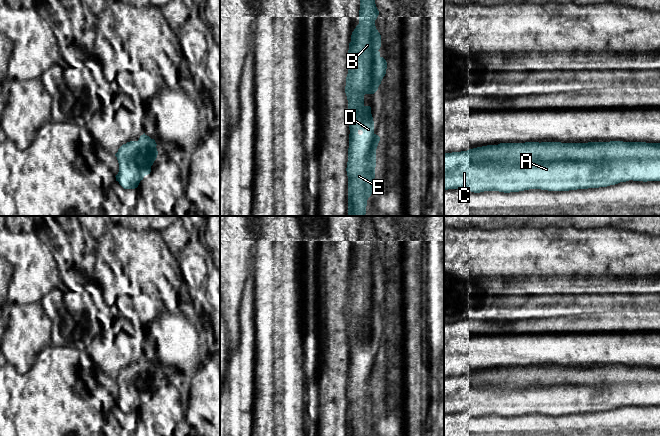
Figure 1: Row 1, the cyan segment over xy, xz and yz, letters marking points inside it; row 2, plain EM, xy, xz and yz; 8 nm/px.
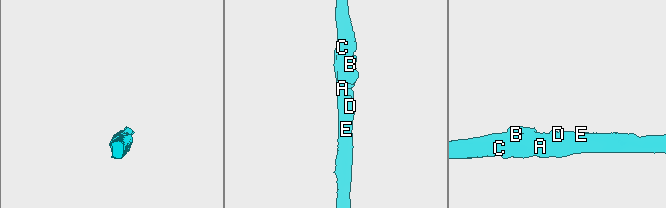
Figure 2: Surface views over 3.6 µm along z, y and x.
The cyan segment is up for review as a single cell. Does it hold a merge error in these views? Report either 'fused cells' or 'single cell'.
single cell

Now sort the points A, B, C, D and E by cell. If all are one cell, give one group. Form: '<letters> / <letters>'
A B C D E

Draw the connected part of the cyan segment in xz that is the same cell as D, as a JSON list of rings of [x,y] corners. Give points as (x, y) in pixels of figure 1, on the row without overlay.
[[[363,217],[360,224],[359,248],[351,259],[348,274],[348,298],[345,317],[348,324],[349,372],[347,386],[348,436],[366,436],[367,424],[374,415],[376,373],[380,361],[374,357],[371,331],[364,329],[364,319],[374,318],[386,298],[387,286],[378,275],[381,259],[376,253],[375,244],[379,239],[375,224]]]

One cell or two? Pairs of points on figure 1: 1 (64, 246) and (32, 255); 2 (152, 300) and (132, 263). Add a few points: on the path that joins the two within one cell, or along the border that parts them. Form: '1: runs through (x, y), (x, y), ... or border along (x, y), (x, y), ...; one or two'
1: border along (50, 251), (59, 273); two
2: runs through (145, 291), (145, 278), (141, 272); one

